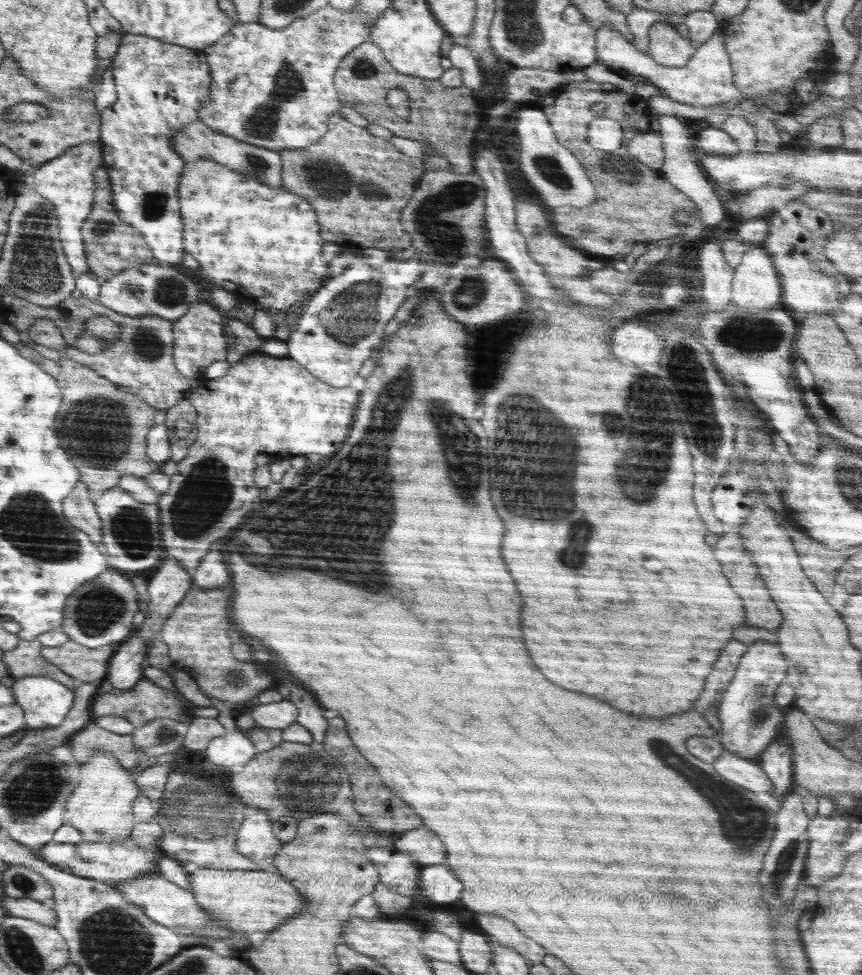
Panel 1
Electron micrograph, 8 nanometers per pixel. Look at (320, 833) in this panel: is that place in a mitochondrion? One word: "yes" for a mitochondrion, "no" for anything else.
yes

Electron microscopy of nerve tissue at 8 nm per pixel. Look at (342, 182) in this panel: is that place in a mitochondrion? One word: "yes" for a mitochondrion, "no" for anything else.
yes

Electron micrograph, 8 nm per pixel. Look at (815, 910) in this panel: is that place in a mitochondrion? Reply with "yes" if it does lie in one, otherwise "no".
no

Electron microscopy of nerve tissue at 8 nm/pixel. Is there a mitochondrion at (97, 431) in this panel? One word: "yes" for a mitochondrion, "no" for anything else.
yes

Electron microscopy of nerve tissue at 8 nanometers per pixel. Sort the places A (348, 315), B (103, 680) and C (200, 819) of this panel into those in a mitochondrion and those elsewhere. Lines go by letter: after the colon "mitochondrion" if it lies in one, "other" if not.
A: mitochondrion
B: other
C: mitochondrion

